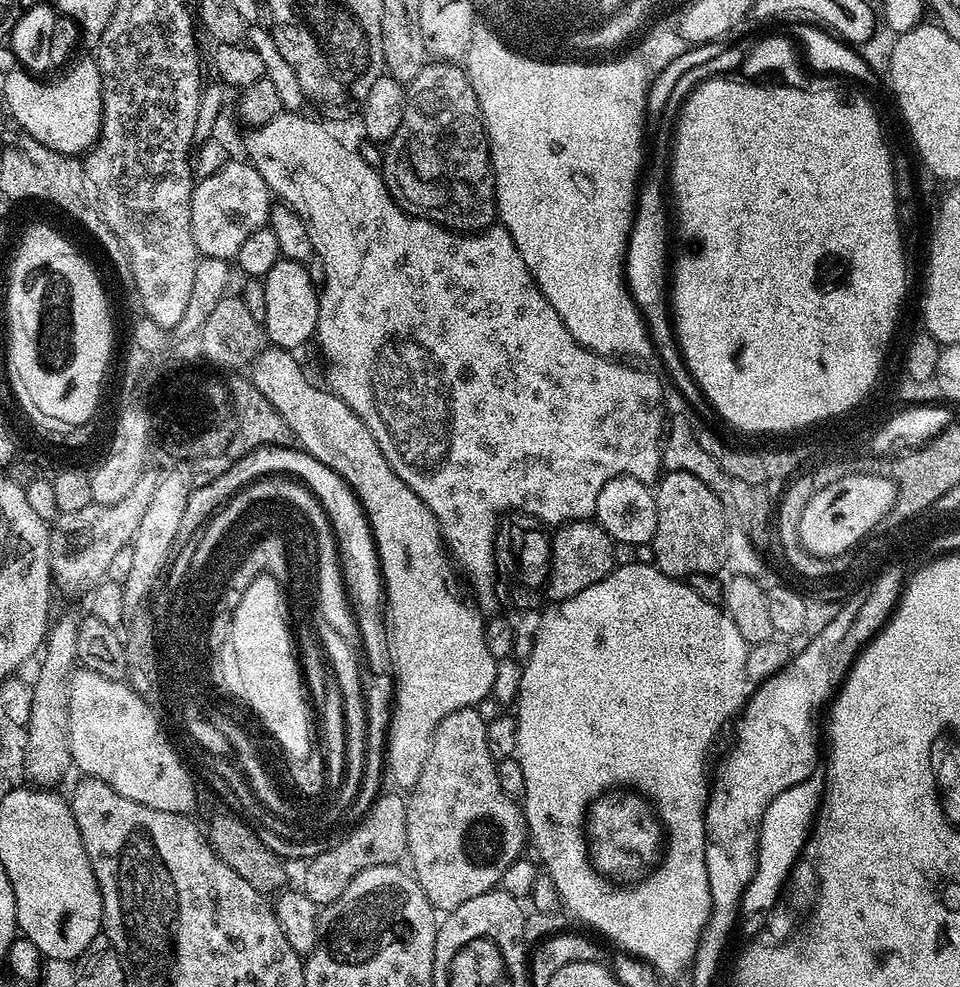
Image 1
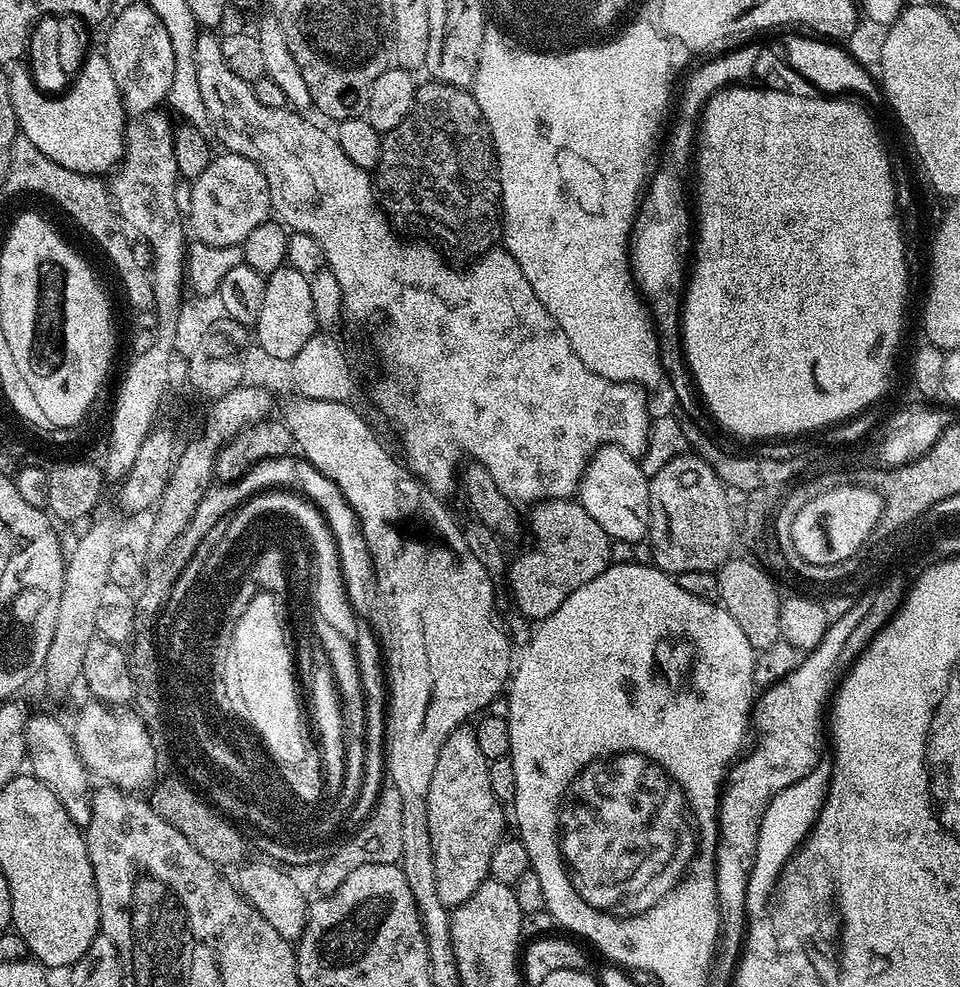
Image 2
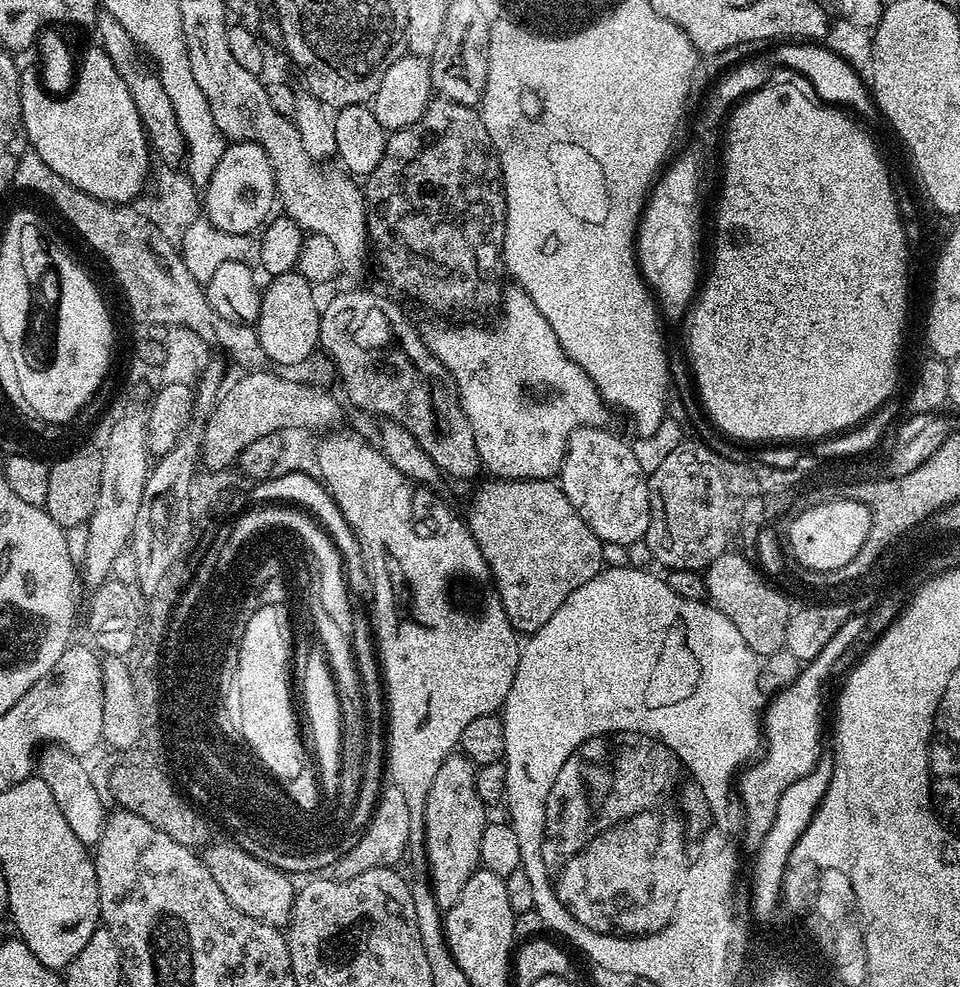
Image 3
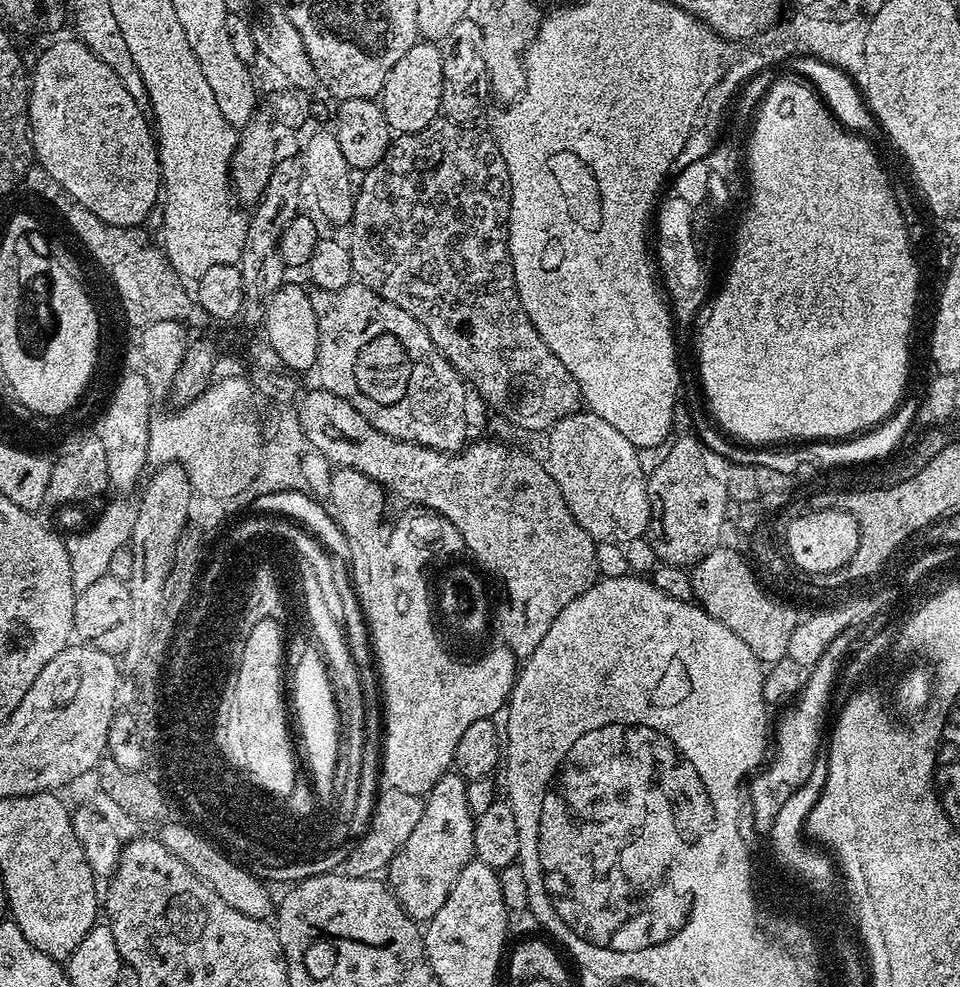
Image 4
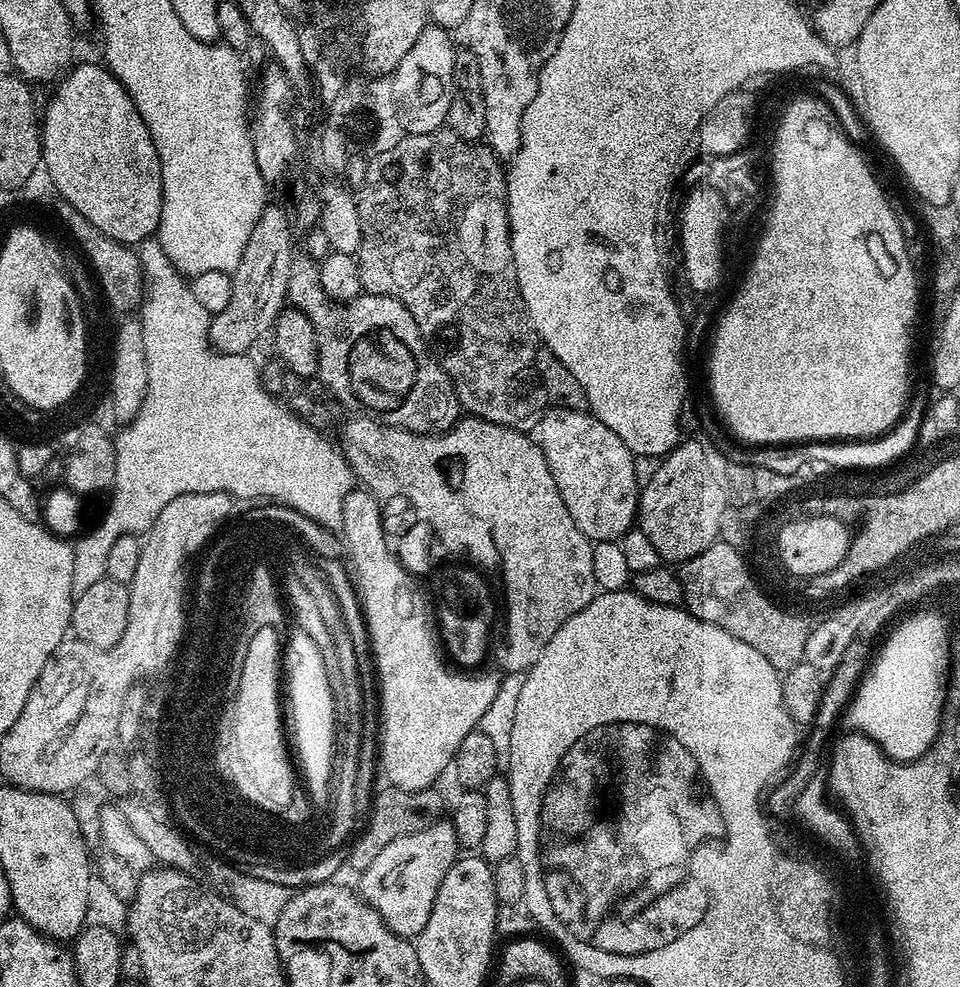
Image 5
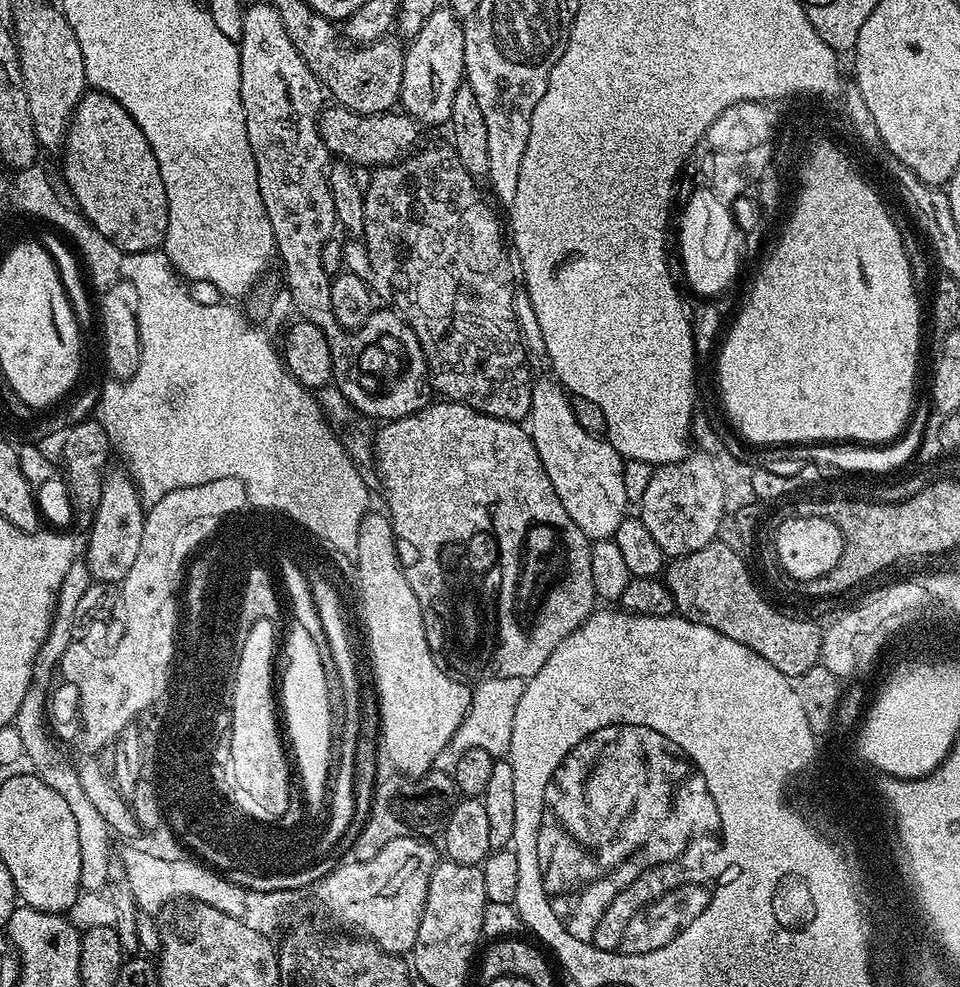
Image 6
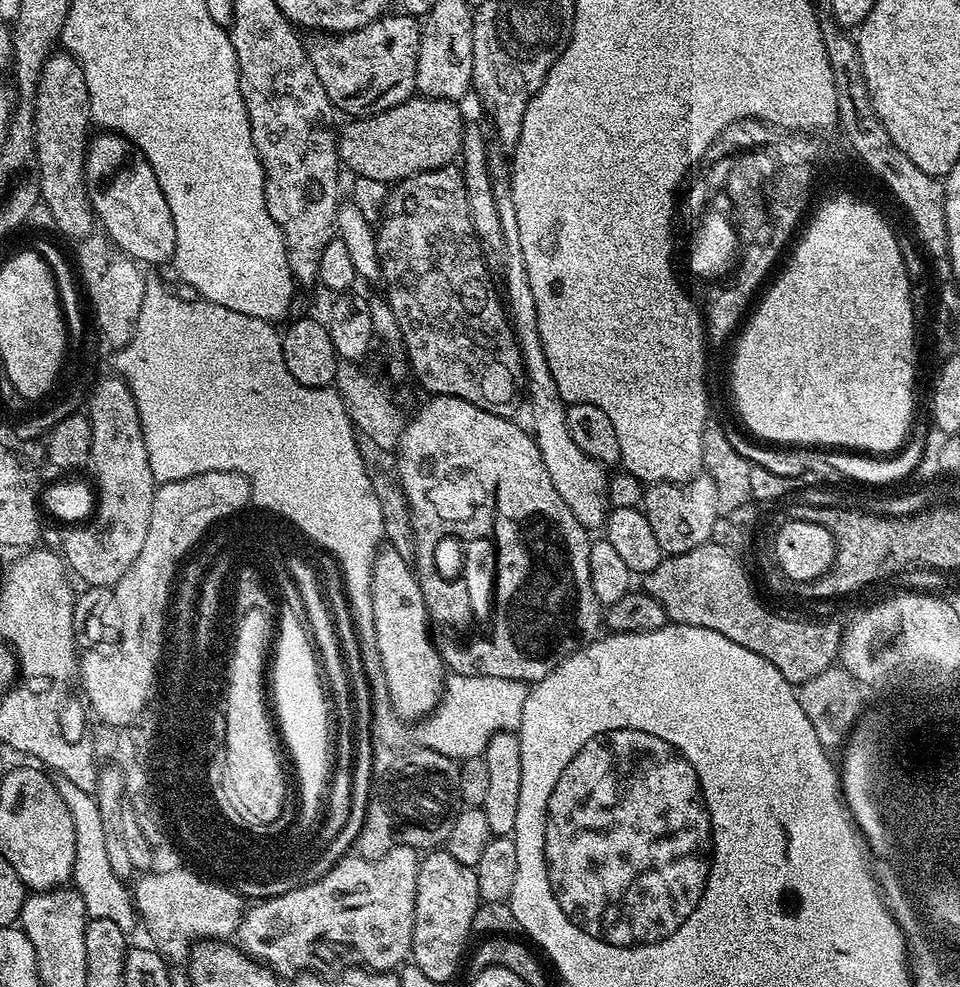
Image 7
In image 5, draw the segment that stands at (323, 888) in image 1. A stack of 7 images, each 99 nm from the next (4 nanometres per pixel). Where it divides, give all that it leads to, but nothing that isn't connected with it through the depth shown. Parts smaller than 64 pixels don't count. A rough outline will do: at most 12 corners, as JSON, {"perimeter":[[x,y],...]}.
{"perimeter":[[384,786],[372,797],[348,864],[364,872],[394,838],[441,819],[436,786]]}

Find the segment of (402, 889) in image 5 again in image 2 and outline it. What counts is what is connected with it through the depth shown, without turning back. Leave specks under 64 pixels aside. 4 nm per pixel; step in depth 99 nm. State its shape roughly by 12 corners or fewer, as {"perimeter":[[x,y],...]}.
{"perimeter":[[471,727],[430,778],[438,895],[457,908],[489,879],[505,805]]}

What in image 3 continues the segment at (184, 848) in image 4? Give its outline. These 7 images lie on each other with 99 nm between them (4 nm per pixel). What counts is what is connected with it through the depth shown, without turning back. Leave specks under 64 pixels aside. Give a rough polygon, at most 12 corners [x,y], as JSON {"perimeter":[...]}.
{"perimeter":[[235,842],[202,852],[242,914],[287,929],[293,877]]}

